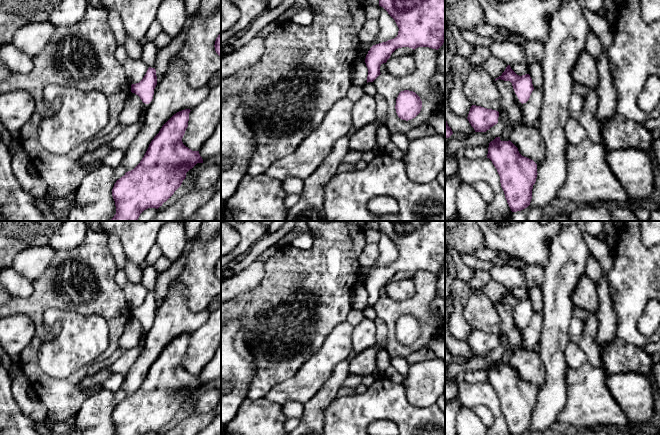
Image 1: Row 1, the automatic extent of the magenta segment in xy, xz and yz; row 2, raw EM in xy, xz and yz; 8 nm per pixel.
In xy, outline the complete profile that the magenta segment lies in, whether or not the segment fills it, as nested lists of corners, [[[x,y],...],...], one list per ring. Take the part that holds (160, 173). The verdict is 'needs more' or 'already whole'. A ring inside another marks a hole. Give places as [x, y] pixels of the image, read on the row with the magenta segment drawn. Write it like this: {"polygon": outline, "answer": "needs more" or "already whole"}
{"polygon": [[[185,109],[174,114],[151,141],[140,163],[116,181],[112,189],[116,214],[110,221],[137,221],[144,210],[158,209],[181,186],[186,173],[197,163],[203,163],[199,151],[192,151],[182,142],[190,111]]], "answer": "already whole"}

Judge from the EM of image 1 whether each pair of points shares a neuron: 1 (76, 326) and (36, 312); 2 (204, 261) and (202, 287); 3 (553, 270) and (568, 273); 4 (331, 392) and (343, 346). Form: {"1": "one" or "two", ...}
{"1": "two", "2": "one", "3": "one", "4": "two"}

